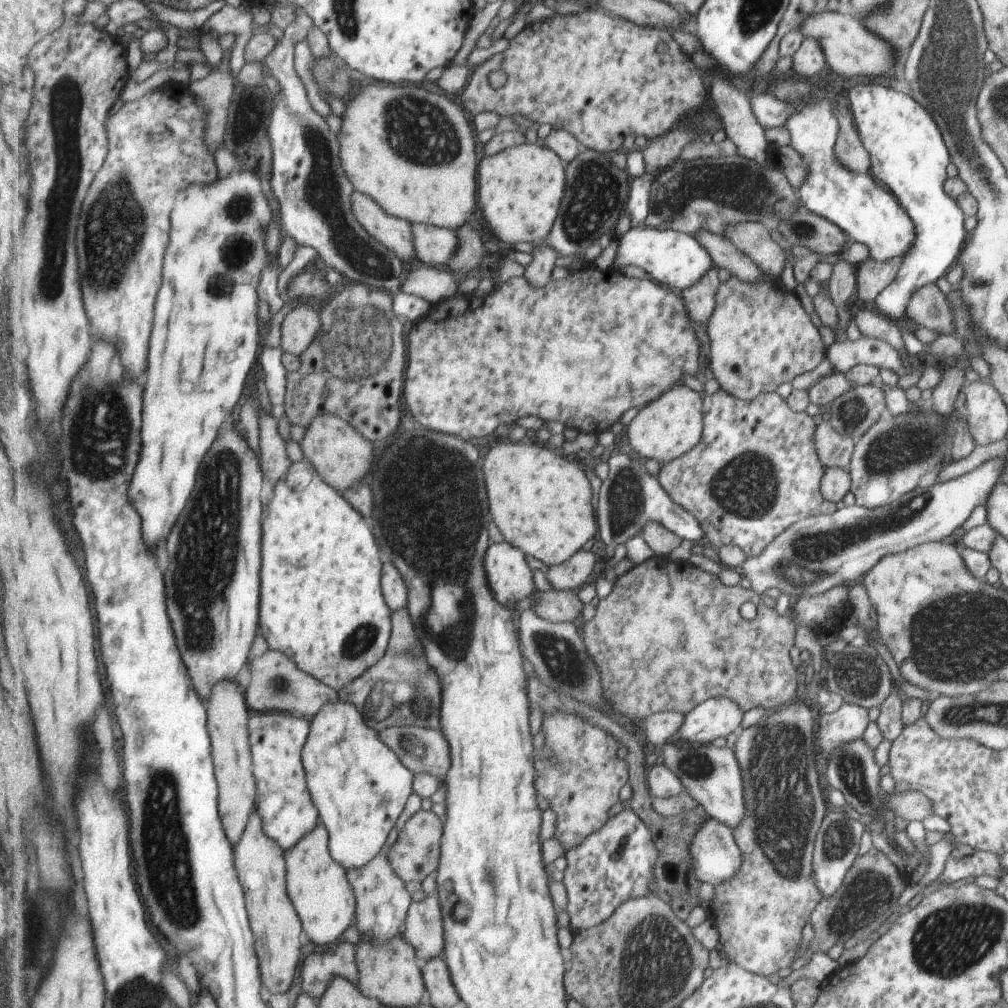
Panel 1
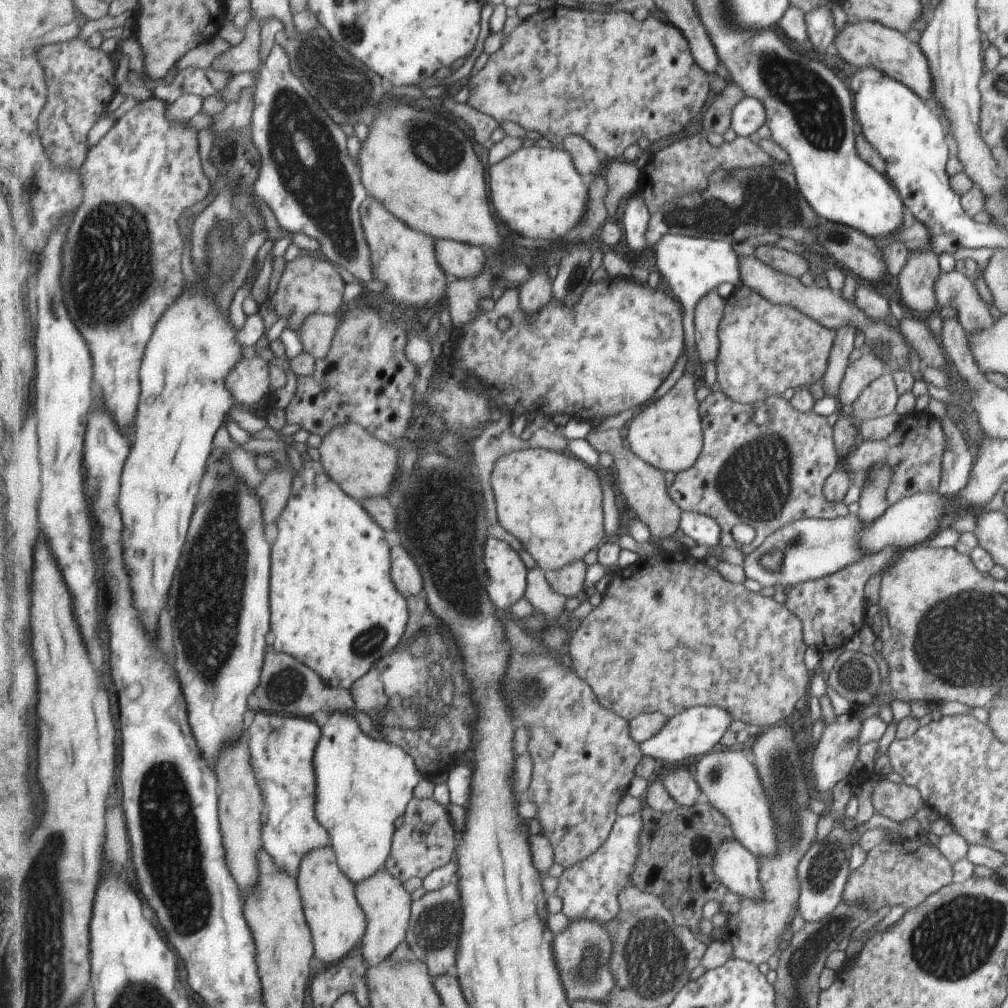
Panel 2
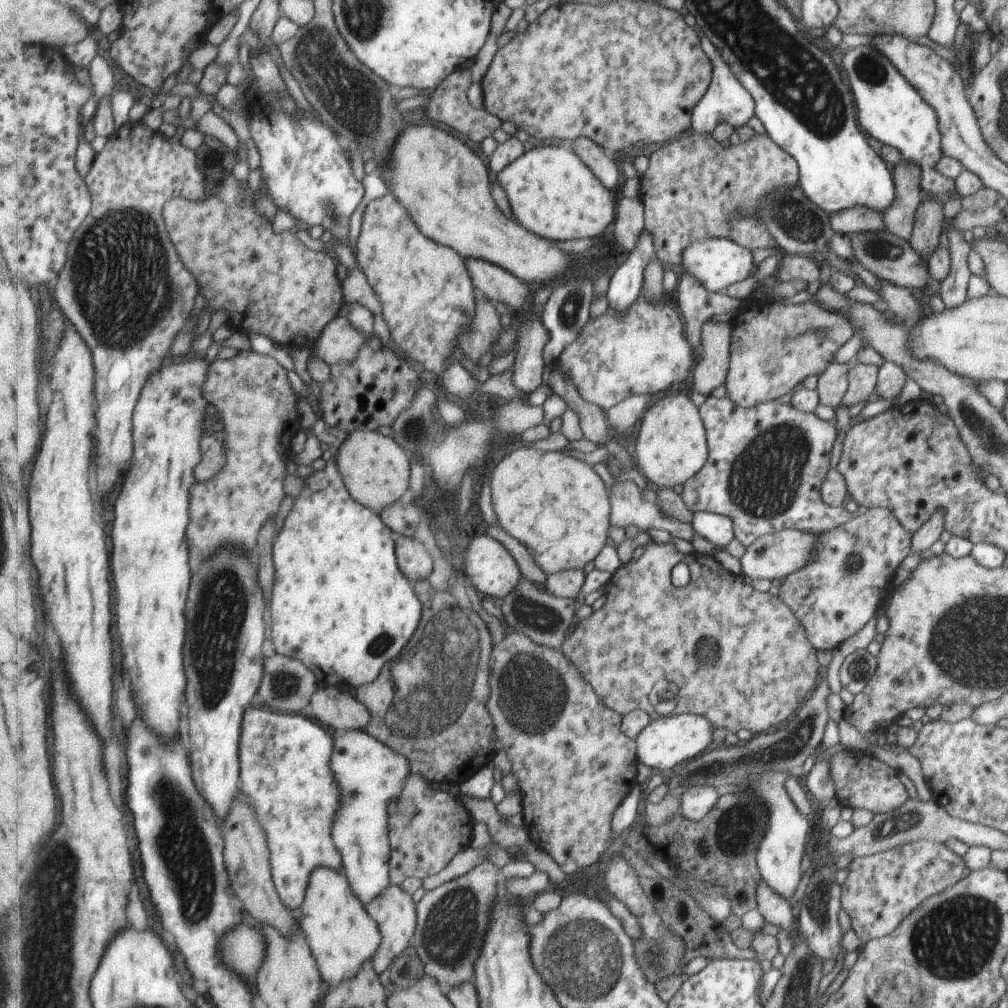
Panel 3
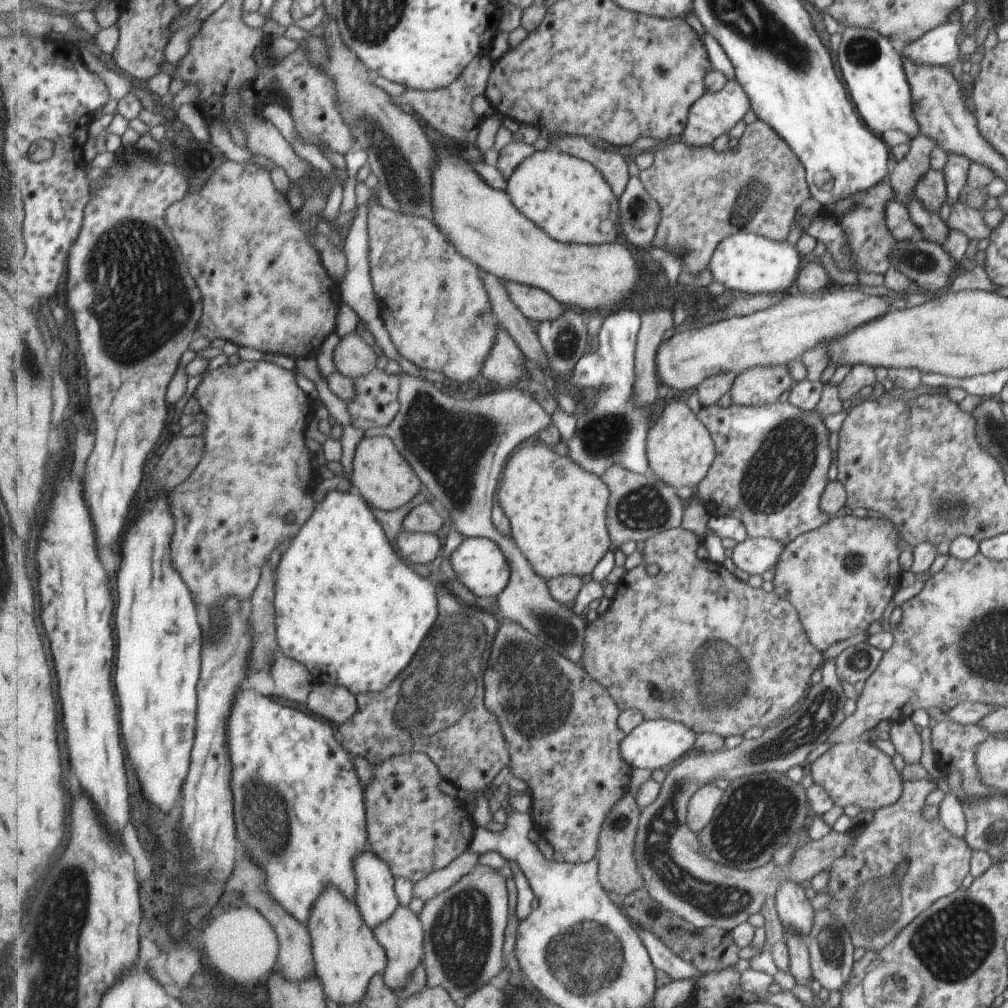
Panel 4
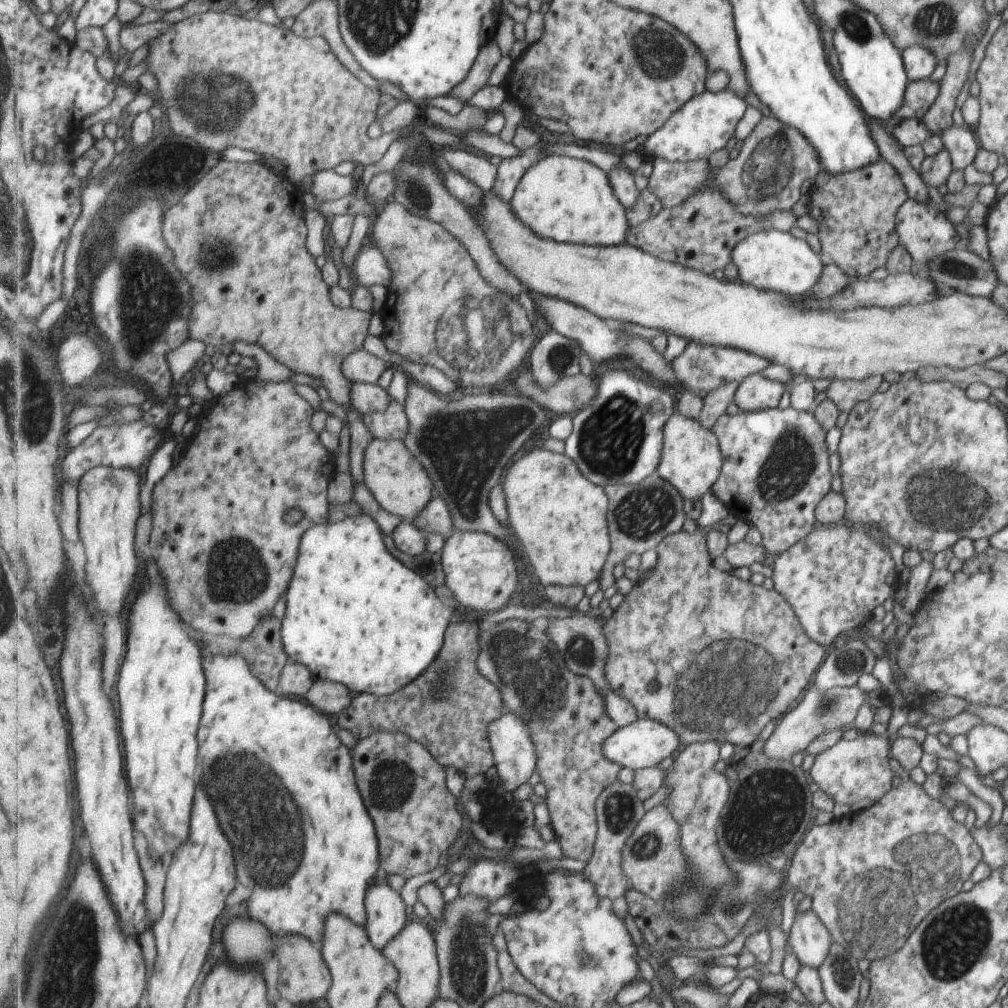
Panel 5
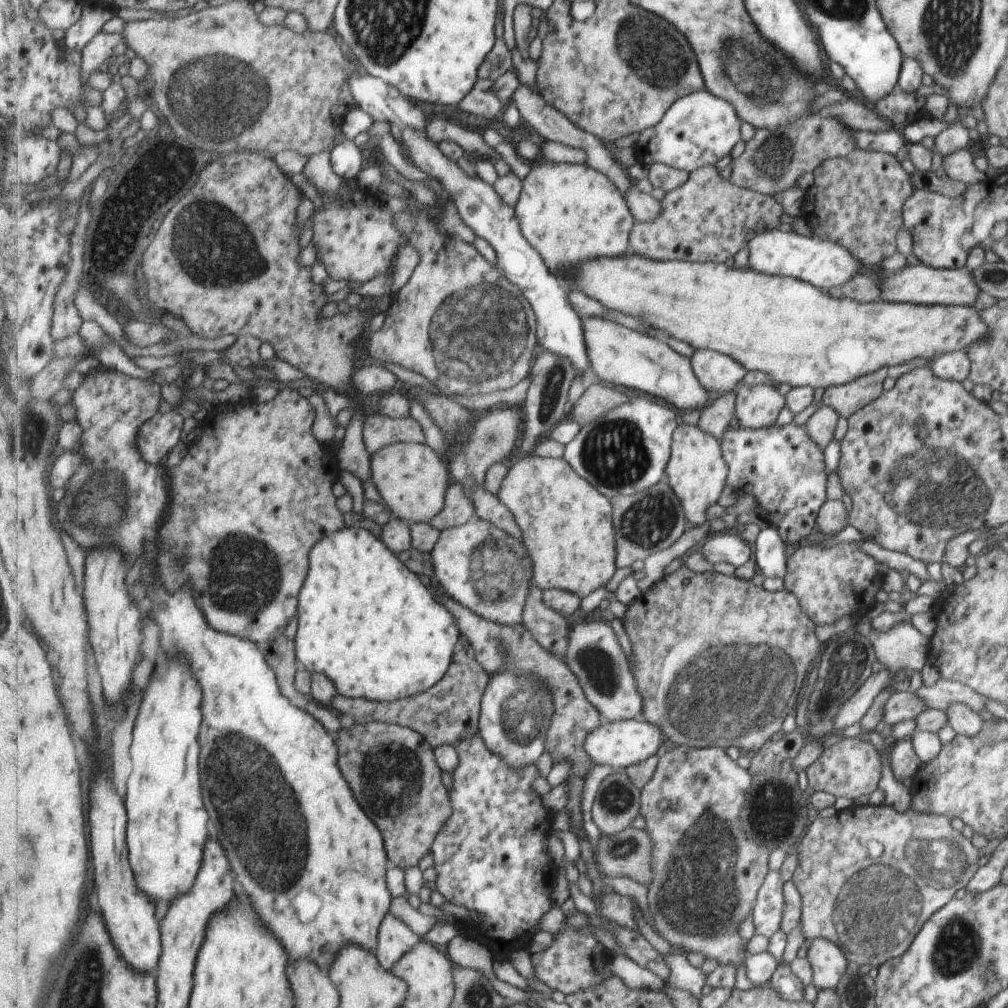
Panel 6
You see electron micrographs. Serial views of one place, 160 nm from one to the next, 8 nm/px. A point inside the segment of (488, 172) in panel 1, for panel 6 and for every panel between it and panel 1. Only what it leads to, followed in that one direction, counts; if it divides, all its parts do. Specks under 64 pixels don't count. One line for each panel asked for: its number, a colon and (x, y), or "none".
2: (539, 193)
3: (551, 191)
4: (569, 197)
5: (561, 198)
6: (571, 213)

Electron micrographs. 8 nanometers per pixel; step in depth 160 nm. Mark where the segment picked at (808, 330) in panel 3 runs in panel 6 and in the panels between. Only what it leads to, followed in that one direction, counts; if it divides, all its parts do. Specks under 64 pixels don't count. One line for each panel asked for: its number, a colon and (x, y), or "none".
4: (761, 385)
5: (754, 393)
6: (758, 406)

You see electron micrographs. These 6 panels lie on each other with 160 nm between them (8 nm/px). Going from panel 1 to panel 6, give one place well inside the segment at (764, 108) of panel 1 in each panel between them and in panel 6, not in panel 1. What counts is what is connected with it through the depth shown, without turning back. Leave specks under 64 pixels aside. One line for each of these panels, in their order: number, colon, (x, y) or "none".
2: (748, 114)
3: (728, 101)
4: (715, 113)
5: (702, 126)
6: (699, 130)

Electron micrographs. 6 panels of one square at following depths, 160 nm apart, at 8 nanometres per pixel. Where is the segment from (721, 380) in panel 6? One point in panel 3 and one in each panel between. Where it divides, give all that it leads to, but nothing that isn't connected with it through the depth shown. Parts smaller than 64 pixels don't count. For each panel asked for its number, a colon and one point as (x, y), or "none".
3: (618, 355)
4: (779, 334)
5: (701, 369)

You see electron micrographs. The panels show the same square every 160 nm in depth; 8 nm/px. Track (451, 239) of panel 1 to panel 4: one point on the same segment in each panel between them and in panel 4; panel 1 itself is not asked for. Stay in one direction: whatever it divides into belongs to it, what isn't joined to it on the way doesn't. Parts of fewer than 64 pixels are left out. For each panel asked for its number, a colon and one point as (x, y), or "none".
2: (463, 260)
3: (499, 285)
4: (538, 305)

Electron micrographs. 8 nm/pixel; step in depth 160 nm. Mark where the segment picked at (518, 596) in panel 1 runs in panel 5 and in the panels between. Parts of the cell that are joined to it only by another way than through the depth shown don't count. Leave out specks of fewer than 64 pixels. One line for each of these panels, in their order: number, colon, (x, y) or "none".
2: (507, 576)
3: (489, 565)
4: (480, 565)
5: (481, 571)

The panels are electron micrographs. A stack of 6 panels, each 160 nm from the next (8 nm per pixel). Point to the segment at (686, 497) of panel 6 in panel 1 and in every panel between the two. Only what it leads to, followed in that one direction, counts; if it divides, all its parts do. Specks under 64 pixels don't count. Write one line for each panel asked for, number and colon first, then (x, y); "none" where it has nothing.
1: (665, 429)
2: (666, 434)
3: (671, 446)
4: (680, 450)
5: (691, 461)

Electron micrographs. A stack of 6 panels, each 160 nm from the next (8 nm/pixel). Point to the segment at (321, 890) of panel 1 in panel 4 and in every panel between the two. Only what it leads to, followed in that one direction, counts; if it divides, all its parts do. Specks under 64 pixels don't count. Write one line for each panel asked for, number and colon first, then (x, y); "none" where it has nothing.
2: (338, 921)
3: (343, 935)
4: (347, 953)

